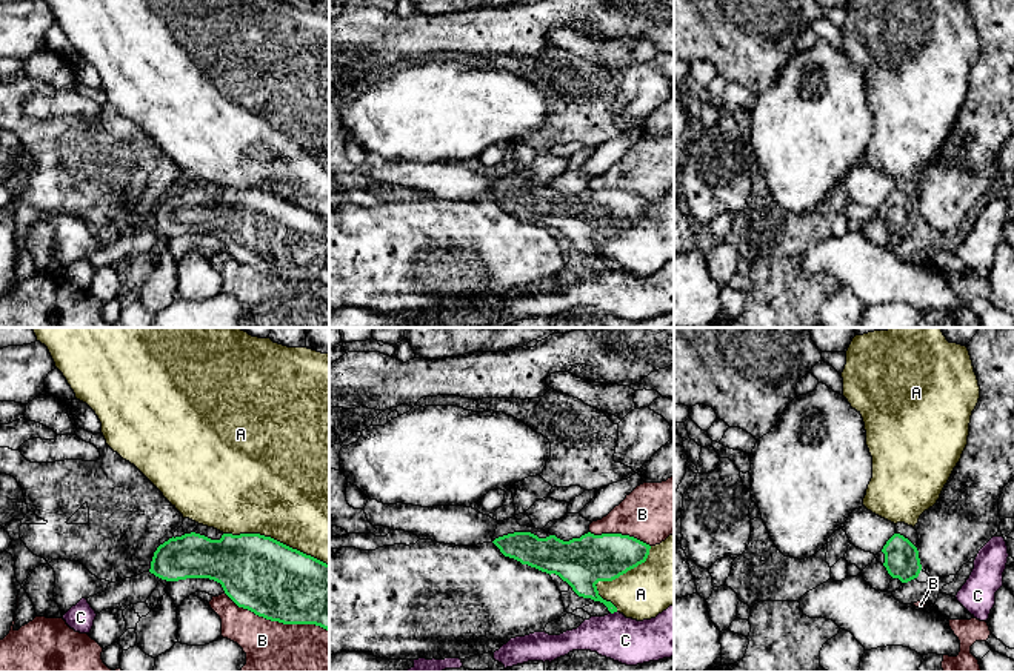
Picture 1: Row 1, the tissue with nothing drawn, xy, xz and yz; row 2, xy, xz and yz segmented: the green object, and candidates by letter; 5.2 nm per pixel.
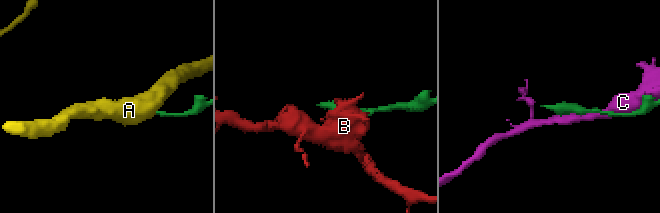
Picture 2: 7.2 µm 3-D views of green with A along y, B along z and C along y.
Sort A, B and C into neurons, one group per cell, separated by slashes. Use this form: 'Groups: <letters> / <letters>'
Groups: A / B / C

